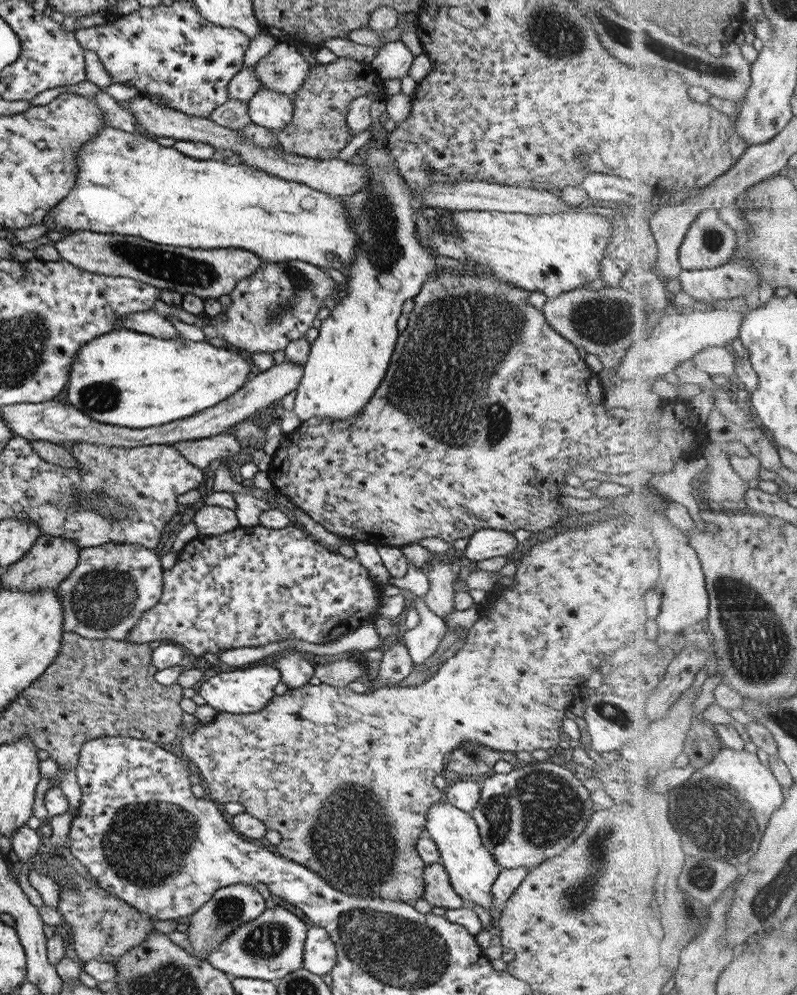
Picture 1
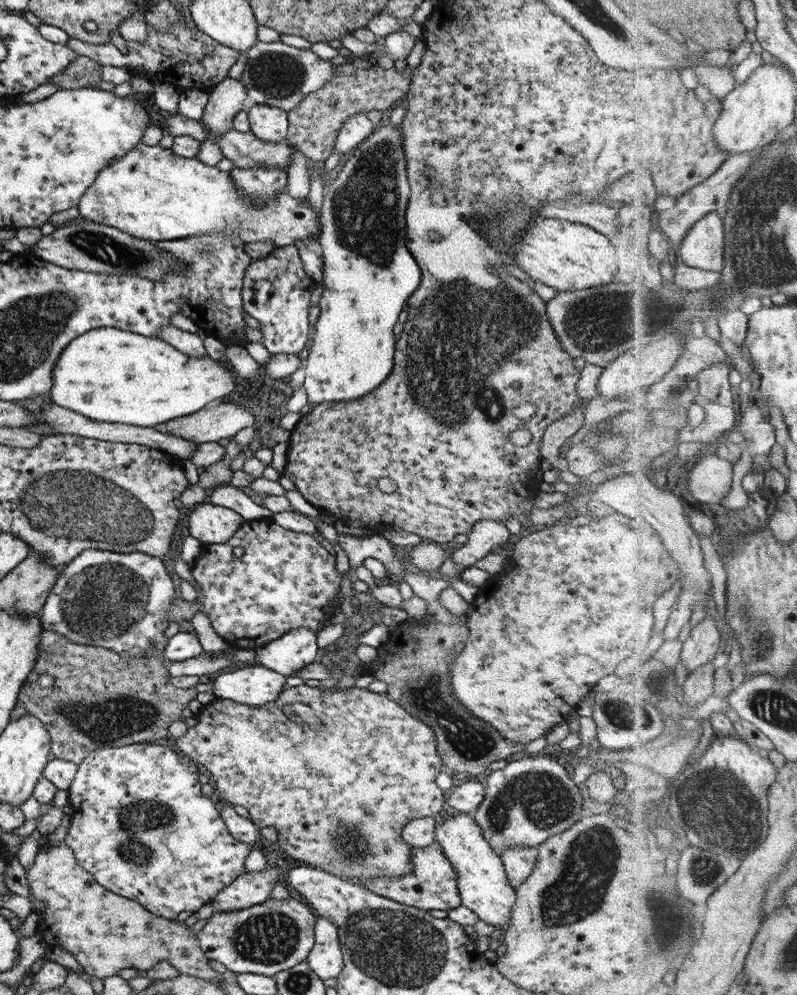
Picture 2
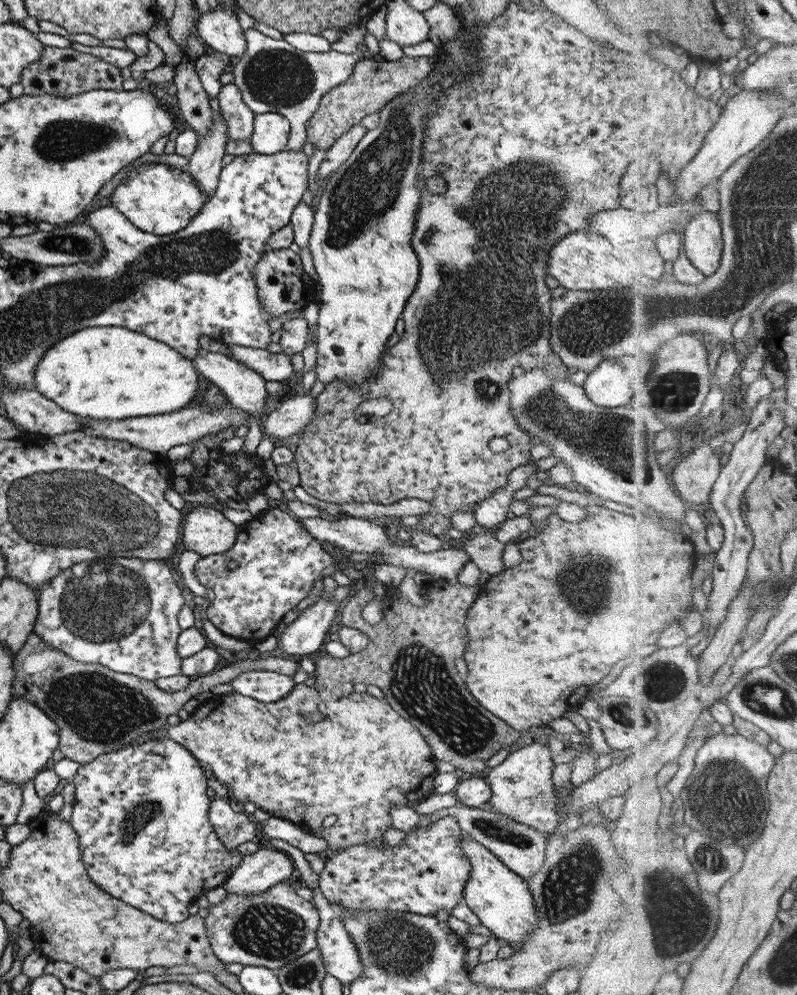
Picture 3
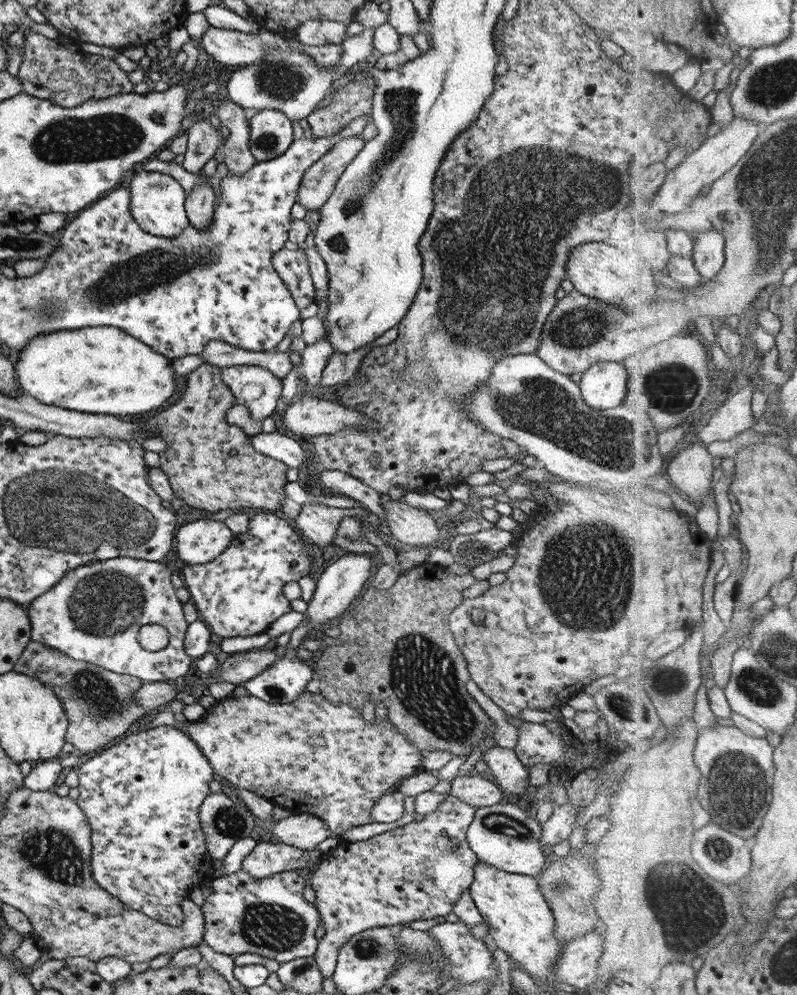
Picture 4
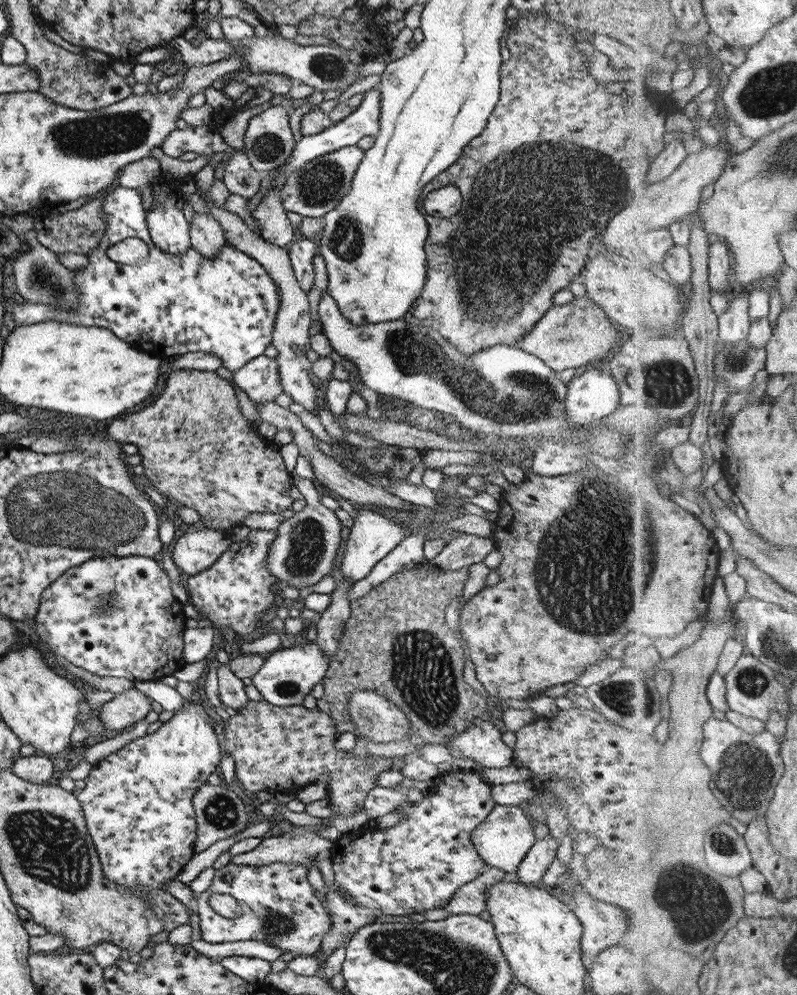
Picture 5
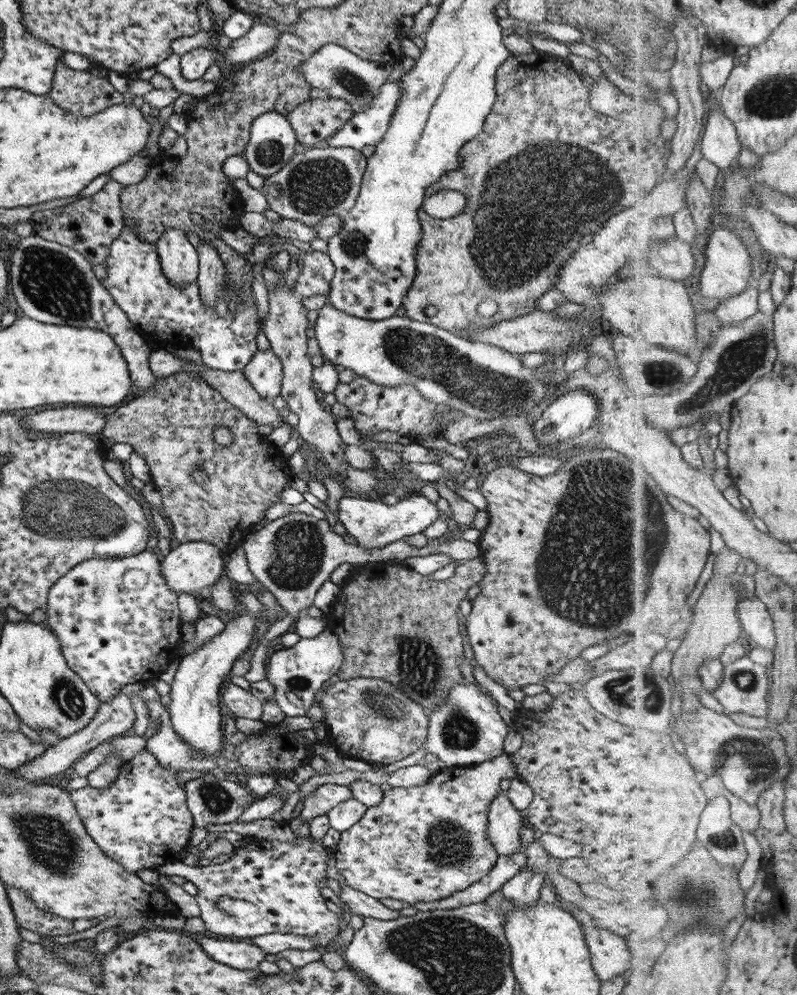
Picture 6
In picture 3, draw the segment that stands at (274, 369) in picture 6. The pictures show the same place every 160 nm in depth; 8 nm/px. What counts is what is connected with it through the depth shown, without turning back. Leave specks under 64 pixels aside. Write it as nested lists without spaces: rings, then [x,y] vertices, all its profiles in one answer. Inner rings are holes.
[[[203,347],[197,349],[197,354],[190,362],[199,375],[222,390],[222,393],[228,398],[228,402],[232,406],[248,412],[248,421],[246,422],[247,431],[244,436],[244,443],[237,454],[243,453],[246,457],[255,455],[255,447],[259,444],[263,435],[262,416],[270,409],[270,402],[268,401],[267,391],[265,391],[265,381],[263,381],[263,378],[253,372],[253,370],[246,368],[242,363],[227,358],[227,356],[221,353],[206,351]]]

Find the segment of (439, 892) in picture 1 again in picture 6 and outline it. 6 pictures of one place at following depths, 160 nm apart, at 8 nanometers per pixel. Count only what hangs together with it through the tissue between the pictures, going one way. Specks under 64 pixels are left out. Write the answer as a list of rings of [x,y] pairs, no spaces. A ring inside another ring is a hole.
[[[501,754],[473,766],[447,767],[421,785],[384,790],[375,806],[366,807],[361,820],[340,833],[333,851],[339,876],[347,886],[375,900],[393,898],[408,903],[439,900],[477,882],[498,857],[485,836],[486,814],[488,804],[500,792],[499,782],[518,778],[511,760],[509,755]]]

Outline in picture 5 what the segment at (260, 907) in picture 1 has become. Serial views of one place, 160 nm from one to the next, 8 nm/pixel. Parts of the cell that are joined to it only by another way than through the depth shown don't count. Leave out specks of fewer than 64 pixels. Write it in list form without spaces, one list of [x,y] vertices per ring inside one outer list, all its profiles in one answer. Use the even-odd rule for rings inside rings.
[[[294,826],[290,831],[283,833],[280,837],[269,837],[262,839],[256,848],[253,848],[251,852],[243,852],[232,856],[229,859],[230,863],[238,865],[266,865],[272,862],[286,862],[286,863],[301,863],[305,865],[307,870],[309,867],[309,860],[313,858],[317,862],[317,868],[321,873],[324,884],[330,884],[334,880],[332,873],[332,862],[330,855],[332,852],[331,843],[323,838],[315,836],[309,829],[309,826]]]

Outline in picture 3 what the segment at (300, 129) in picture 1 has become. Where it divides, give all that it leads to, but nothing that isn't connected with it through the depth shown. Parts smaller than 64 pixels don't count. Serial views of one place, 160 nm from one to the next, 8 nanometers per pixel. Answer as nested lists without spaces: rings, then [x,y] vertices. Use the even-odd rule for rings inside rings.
[[[436,54],[419,57],[401,57],[396,61],[383,58],[361,58],[353,67],[351,74],[335,88],[323,94],[315,112],[306,122],[306,141],[314,147],[325,150],[329,148],[352,126],[360,124],[361,118],[377,112],[385,103],[401,91],[417,87],[434,68]]]

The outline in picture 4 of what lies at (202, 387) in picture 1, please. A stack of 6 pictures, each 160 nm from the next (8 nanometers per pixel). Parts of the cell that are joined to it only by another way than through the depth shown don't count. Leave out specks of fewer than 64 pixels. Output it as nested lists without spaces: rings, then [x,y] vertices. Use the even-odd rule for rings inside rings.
[[[89,326],[32,336],[13,364],[21,392],[41,404],[85,414],[141,414],[169,402],[175,382],[172,361],[113,326]]]

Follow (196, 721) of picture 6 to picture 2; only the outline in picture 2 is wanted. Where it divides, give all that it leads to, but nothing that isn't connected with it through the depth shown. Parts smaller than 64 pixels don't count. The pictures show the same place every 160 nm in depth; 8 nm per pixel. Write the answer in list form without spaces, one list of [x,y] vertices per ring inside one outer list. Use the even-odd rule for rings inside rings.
[[[136,743],[117,748],[98,748],[86,755],[78,765],[75,777],[69,788],[68,804],[71,807],[70,823],[64,842],[67,844],[77,859],[77,862],[92,875],[97,884],[113,894],[133,900],[140,904],[147,912],[155,916],[174,920],[179,912],[194,913],[200,906],[211,902],[212,898],[225,888],[236,876],[243,874],[246,870],[243,867],[243,860],[253,850],[252,844],[238,842],[227,832],[224,822],[213,807],[213,802],[201,794],[201,784],[197,782],[197,768],[195,762],[185,755],[179,756],[170,747],[155,746],[151,743]]]

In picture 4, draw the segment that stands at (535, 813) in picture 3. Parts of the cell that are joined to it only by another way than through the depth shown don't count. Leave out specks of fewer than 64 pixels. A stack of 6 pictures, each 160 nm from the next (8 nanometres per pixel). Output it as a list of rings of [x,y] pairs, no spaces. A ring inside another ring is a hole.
[[[489,748],[484,752],[481,761],[502,792],[513,794],[513,796],[525,794],[525,786],[529,786],[527,773],[529,768],[521,763],[512,750]]]

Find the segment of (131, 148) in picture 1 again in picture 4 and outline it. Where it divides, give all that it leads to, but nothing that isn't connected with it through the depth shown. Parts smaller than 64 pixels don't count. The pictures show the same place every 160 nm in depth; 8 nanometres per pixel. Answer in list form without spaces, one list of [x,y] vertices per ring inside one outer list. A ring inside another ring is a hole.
[[[134,170],[124,180],[130,192],[129,210],[133,222],[146,234],[163,239],[175,239],[187,227],[184,211],[185,192],[171,176],[157,171]]]

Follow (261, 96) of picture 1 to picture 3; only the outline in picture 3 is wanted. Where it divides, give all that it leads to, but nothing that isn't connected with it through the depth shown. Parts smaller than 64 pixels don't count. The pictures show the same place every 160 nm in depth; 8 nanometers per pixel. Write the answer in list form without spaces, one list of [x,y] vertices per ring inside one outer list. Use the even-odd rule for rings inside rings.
[[[266,110],[253,115],[252,133],[248,138],[253,153],[275,154],[289,141],[290,126],[281,114]]]

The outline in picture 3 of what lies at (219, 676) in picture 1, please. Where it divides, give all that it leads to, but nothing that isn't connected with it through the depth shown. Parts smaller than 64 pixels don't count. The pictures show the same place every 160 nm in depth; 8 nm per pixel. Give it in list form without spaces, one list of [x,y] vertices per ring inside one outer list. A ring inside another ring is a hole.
[[[269,670],[242,672],[229,684],[233,687],[233,692],[265,704],[281,701],[295,686],[292,676]]]

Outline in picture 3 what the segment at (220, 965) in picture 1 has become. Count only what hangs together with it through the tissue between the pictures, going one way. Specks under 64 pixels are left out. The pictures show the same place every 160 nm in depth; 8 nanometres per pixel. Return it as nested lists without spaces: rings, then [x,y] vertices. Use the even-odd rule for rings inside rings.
[[[285,881],[267,887],[264,891],[250,895],[226,893],[217,904],[210,904],[204,917],[204,929],[212,953],[225,965],[239,962],[244,966],[264,966],[271,970],[299,958],[316,947],[318,912],[310,901],[298,896],[293,889],[295,881]]]

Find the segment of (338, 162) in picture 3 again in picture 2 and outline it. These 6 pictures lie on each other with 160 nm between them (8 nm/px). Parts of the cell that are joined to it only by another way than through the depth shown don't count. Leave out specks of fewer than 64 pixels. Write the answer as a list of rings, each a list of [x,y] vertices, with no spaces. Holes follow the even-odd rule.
[[[359,113],[346,118],[335,137],[333,151],[343,155],[357,148],[360,142],[373,132],[373,128],[374,125],[365,117],[365,114]]]

